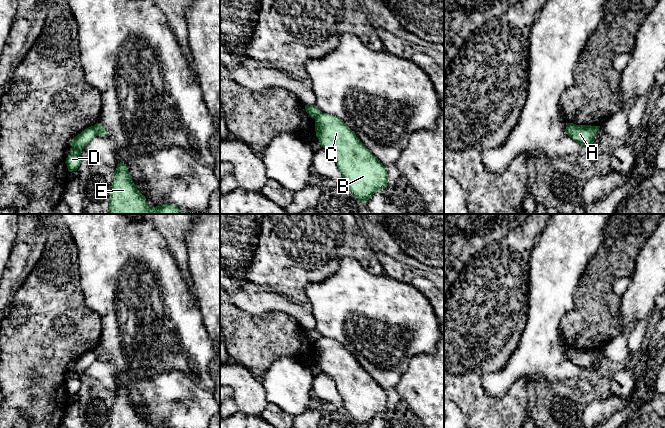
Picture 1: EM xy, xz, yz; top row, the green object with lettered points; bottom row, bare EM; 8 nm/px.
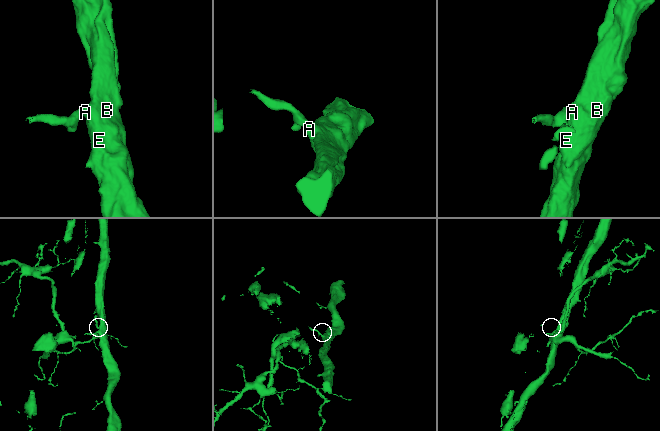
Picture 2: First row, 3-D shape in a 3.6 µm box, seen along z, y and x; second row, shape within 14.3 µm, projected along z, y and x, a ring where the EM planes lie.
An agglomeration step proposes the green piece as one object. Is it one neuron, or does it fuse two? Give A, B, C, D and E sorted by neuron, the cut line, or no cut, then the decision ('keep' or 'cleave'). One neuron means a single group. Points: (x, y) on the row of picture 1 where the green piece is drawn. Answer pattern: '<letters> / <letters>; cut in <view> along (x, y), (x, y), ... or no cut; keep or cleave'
A B C E / D; cut in xy along (93, 126), (97, 135); cleave

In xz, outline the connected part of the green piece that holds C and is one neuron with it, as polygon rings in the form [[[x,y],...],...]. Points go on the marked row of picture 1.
[[[321,112],[315,118],[315,131],[321,147],[335,158],[337,167],[343,177],[343,187],[349,190],[355,198],[364,203],[373,194],[388,186],[386,168],[343,120],[334,115]]]

